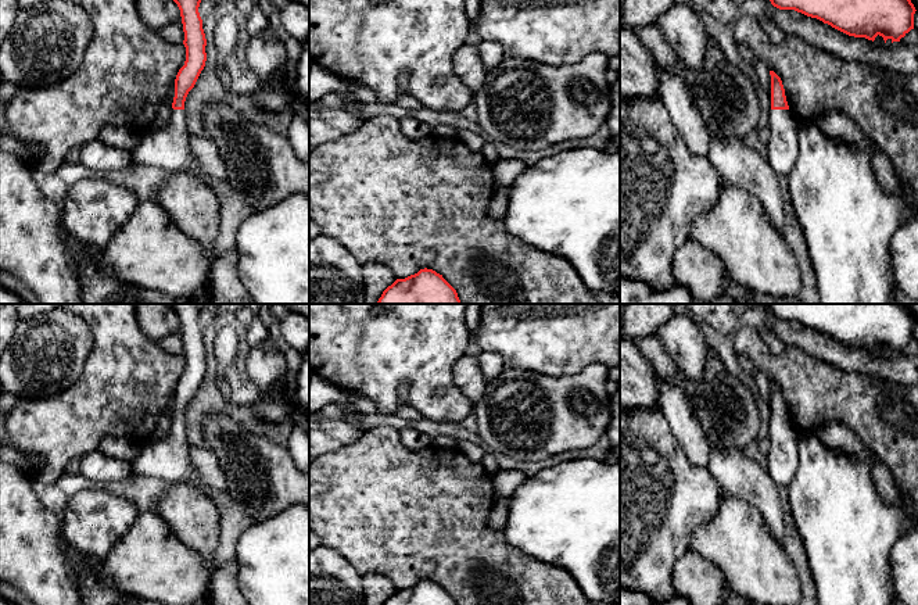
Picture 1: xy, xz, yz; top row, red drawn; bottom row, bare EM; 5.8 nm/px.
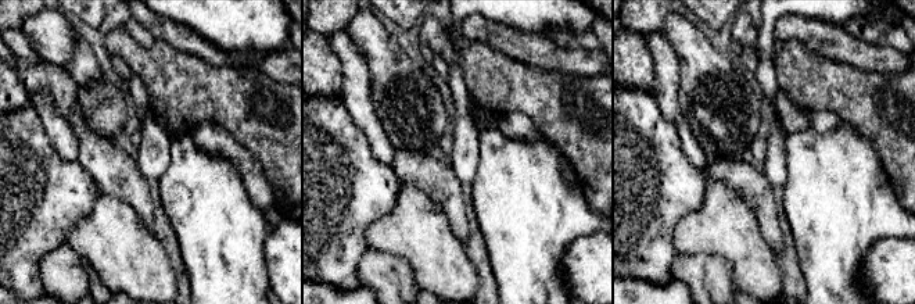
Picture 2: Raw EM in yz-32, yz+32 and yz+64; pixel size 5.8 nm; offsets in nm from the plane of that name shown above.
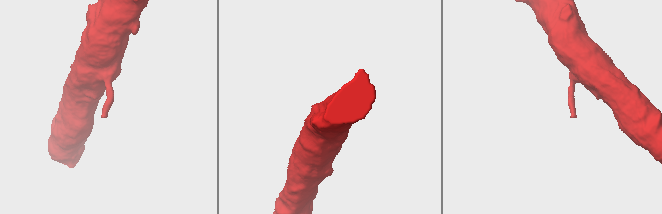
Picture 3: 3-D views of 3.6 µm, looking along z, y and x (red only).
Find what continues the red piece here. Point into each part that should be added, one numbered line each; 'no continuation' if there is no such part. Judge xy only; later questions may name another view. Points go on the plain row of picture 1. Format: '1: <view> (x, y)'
1: xy (169, 459)

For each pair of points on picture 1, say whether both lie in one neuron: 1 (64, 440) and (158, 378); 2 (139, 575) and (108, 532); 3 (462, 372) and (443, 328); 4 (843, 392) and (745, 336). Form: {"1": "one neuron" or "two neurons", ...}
{"1": "one neuron", "2": "two neurons", "3": "two neurons", "4": "one neuron"}

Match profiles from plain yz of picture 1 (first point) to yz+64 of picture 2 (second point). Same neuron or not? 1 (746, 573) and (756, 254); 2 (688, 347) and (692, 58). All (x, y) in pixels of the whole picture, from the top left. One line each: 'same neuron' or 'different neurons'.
1: same neuron
2: same neuron

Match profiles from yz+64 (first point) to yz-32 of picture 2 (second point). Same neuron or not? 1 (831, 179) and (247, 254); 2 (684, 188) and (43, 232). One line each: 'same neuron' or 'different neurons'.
1: same neuron
2: same neuron

